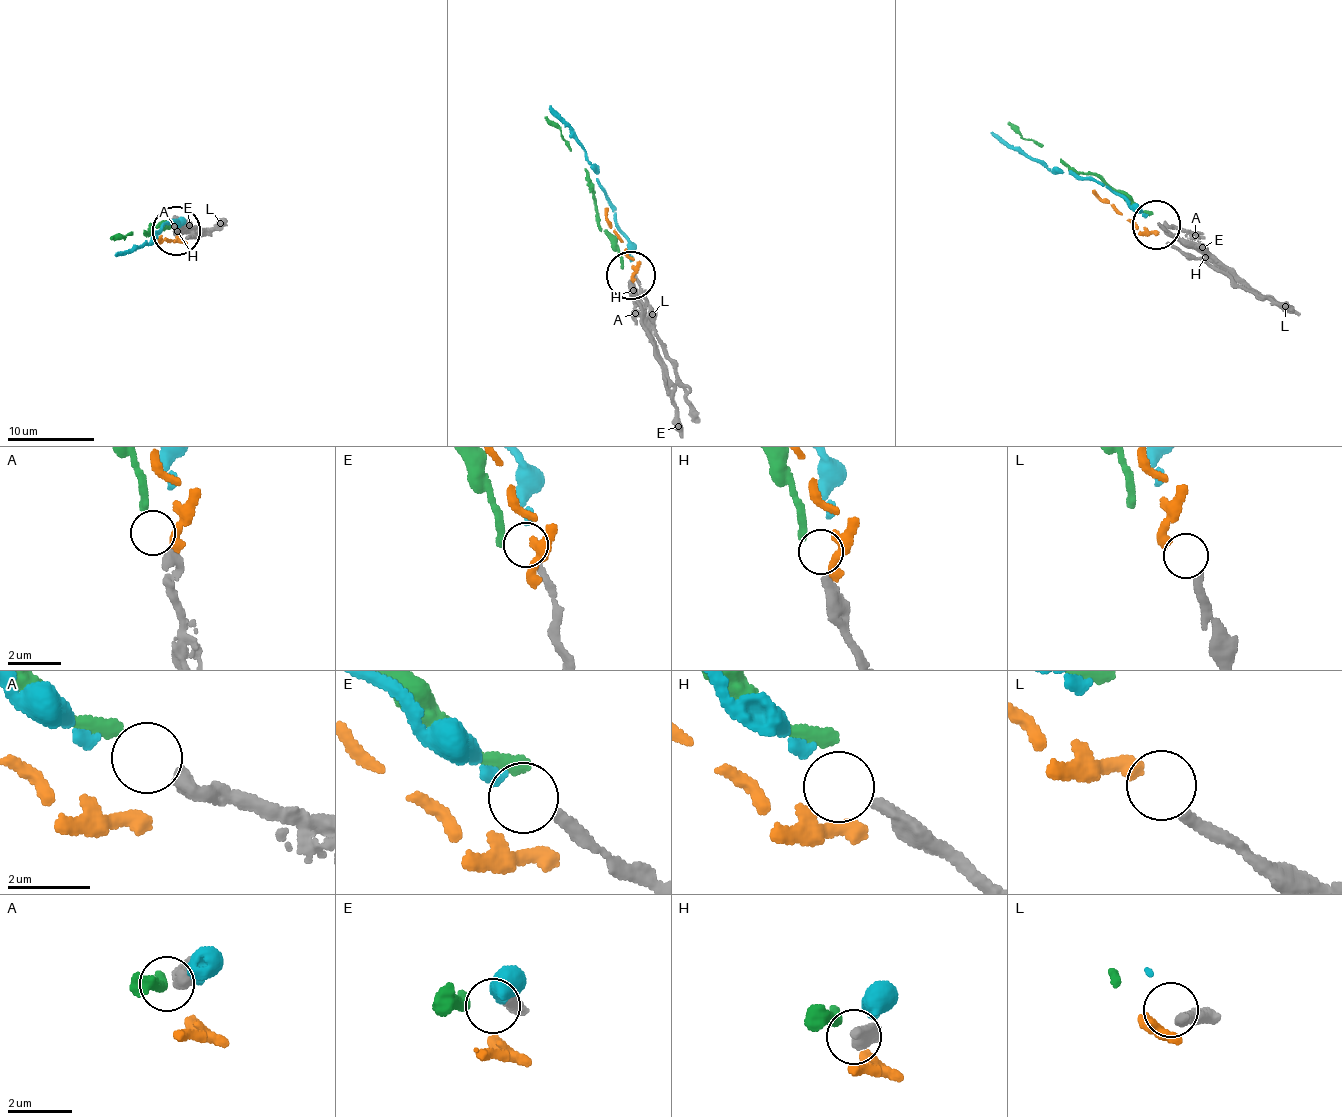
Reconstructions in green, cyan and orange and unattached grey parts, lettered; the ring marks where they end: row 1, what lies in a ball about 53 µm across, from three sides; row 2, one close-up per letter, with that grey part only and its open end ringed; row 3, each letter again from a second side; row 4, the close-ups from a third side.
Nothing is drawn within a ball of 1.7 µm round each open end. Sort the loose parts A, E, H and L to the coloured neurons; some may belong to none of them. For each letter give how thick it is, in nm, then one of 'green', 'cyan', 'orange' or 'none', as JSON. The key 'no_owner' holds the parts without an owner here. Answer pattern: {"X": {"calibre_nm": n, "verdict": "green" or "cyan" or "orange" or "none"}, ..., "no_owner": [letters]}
{"A": {"calibre_nm": 400, "verdict": "green"}, "E": {"calibre_nm": 300, "verdict": "cyan"}, "H": {"calibre_nm": 360, "verdict": "none"}, "L": {"calibre_nm": 320, "verdict": "orange"}, "no_owner": ["H"]}

